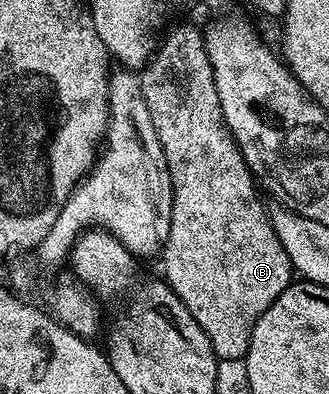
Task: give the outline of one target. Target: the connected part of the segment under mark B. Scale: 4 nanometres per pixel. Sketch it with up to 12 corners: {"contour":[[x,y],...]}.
{"contour":[[202,28],[140,72],[167,157],[164,282],[218,360],[294,282]]}

